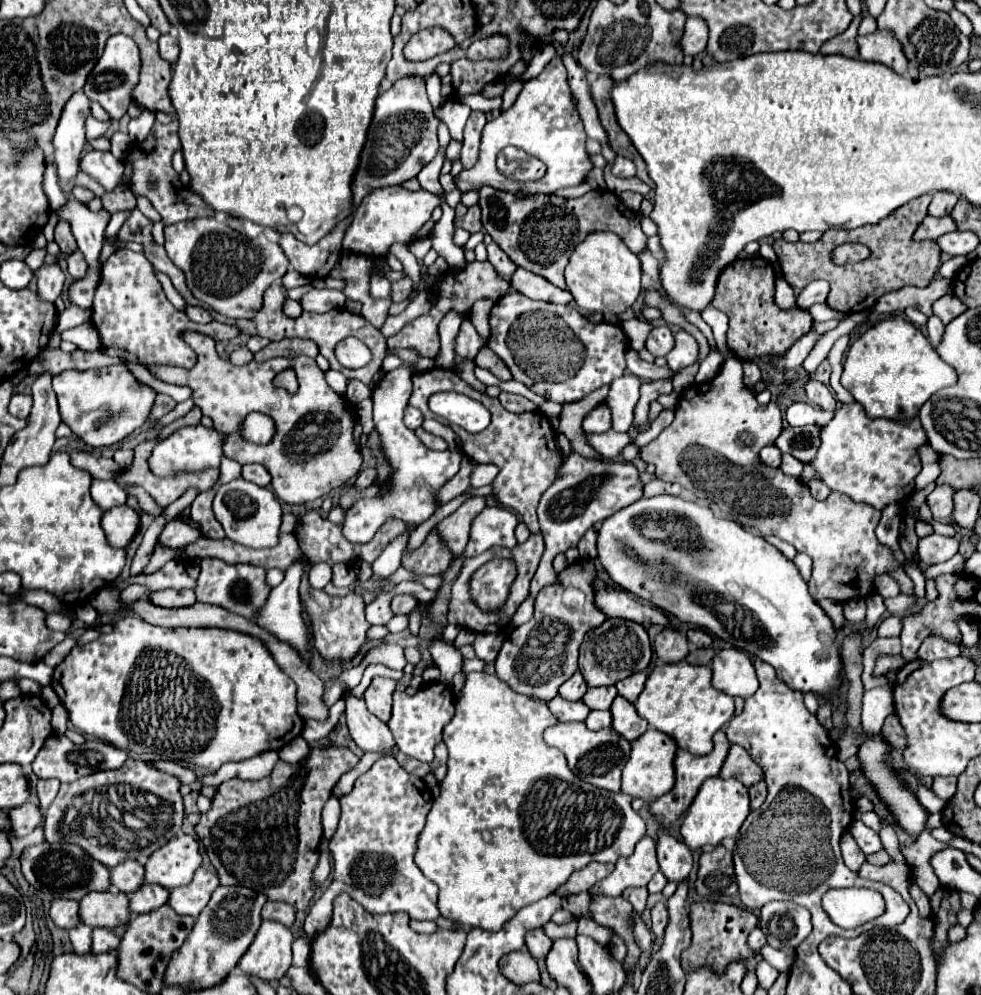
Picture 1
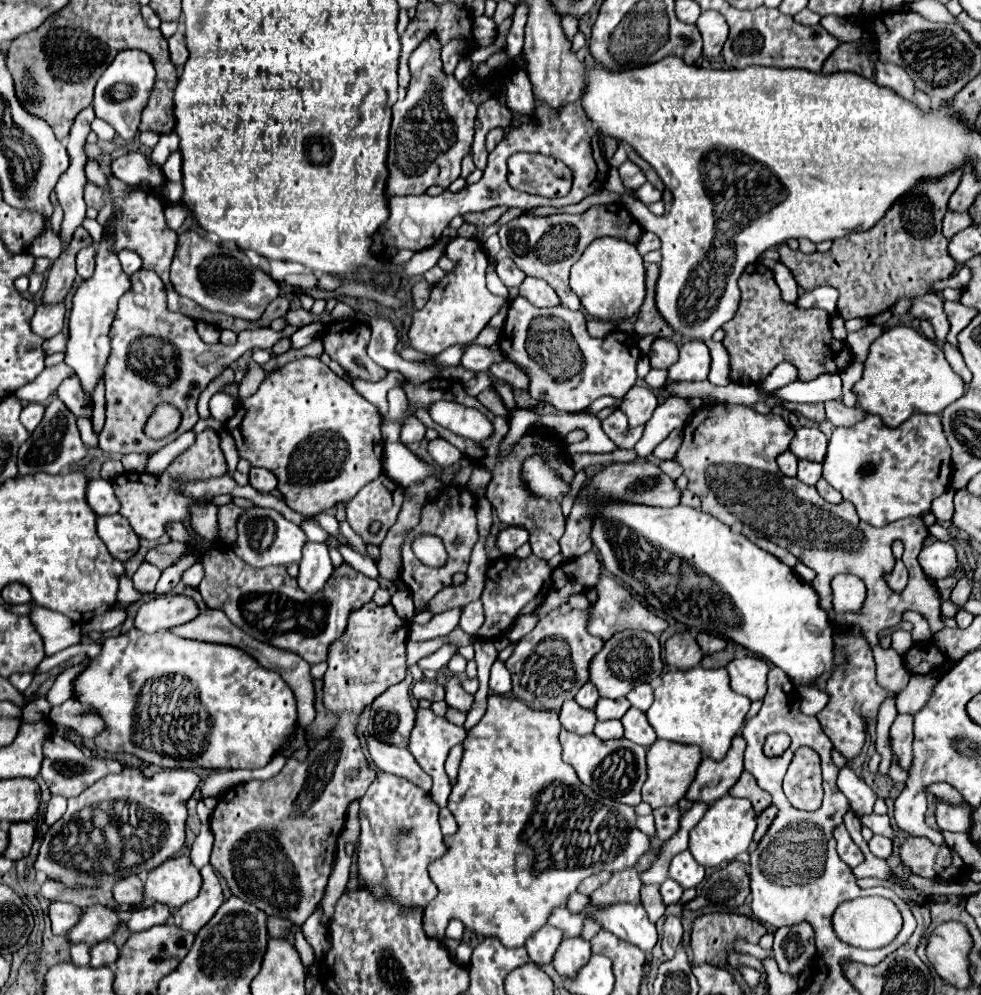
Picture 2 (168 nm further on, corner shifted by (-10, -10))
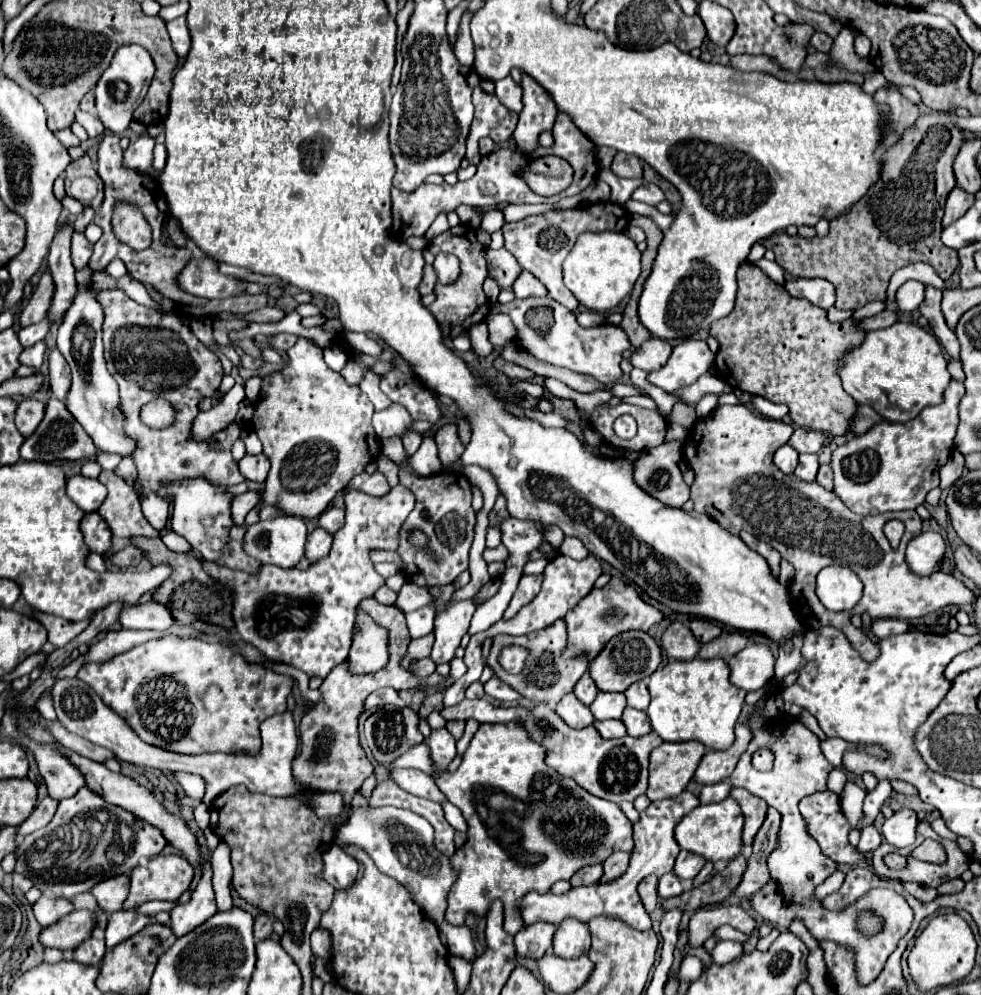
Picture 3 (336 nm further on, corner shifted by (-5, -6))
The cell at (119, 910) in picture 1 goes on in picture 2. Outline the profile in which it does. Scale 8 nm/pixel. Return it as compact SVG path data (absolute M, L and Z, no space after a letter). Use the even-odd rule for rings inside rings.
M95 904L93 908L87 908L87 912L83 912L81 920L67 934L67 938L71 942L87 942L93 946L97 942L109 940L119 928L119 924L121 924L121 918L113 908Z

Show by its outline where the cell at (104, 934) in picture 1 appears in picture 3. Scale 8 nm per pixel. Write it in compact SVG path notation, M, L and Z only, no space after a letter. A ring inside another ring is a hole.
M88 938L88 940L84 940L84 942L74 950L74 960L80 962L80 964L96 966L96 964L100 964L100 960L104 958L104 954L106 954L104 940Z

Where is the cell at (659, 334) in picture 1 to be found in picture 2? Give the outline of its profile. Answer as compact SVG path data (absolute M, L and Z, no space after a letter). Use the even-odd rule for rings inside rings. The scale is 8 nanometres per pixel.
M657 338L651 346L649 352L649 360L651 360L651 368L669 368L671 364L675 364L679 358L679 350L677 344L669 338Z

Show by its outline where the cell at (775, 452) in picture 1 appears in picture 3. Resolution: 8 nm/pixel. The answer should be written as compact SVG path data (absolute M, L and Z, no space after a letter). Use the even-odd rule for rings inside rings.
M788 444L778 448L774 454L774 464L784 472L784 474L792 474L798 466L798 452L794 448L790 448Z

